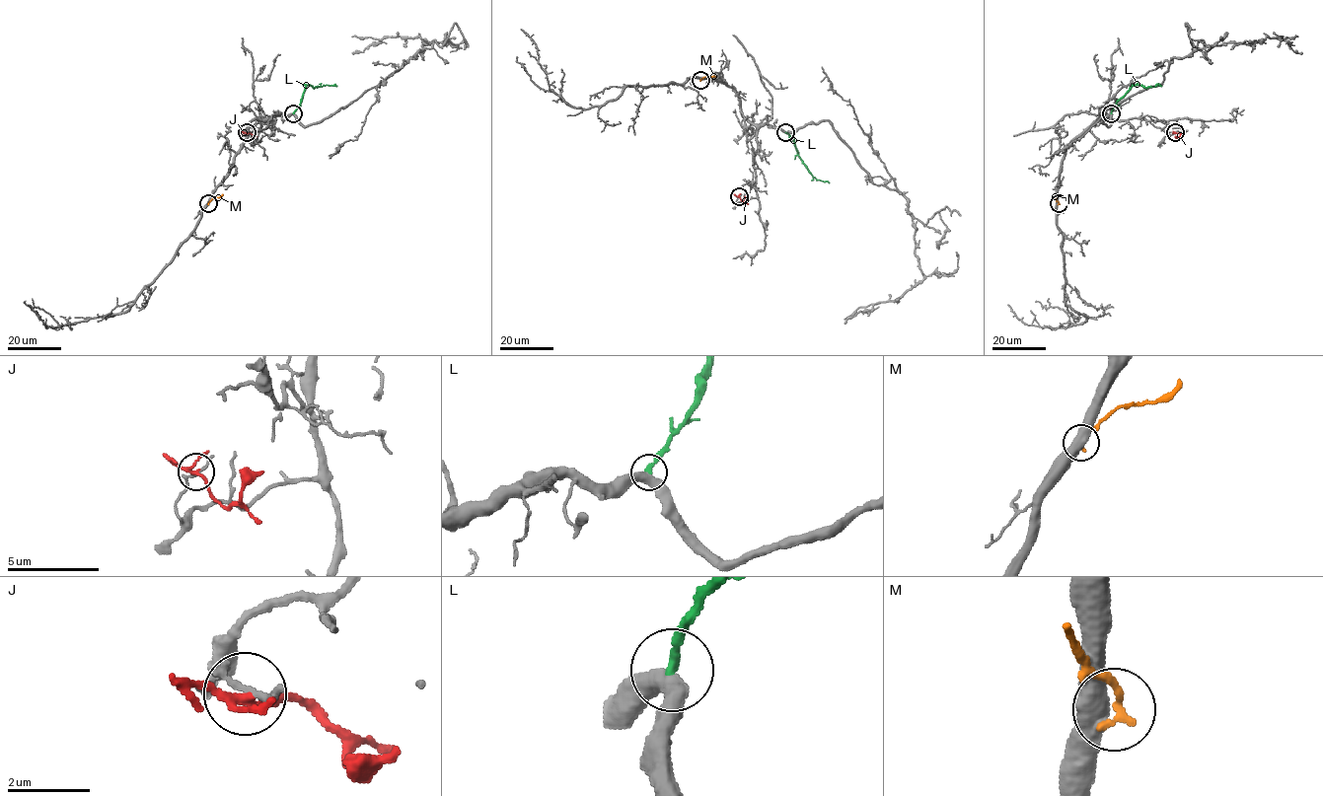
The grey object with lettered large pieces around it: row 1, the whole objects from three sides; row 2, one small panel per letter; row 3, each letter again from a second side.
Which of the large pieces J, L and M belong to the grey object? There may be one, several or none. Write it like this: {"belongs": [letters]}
{"belongs": []}

